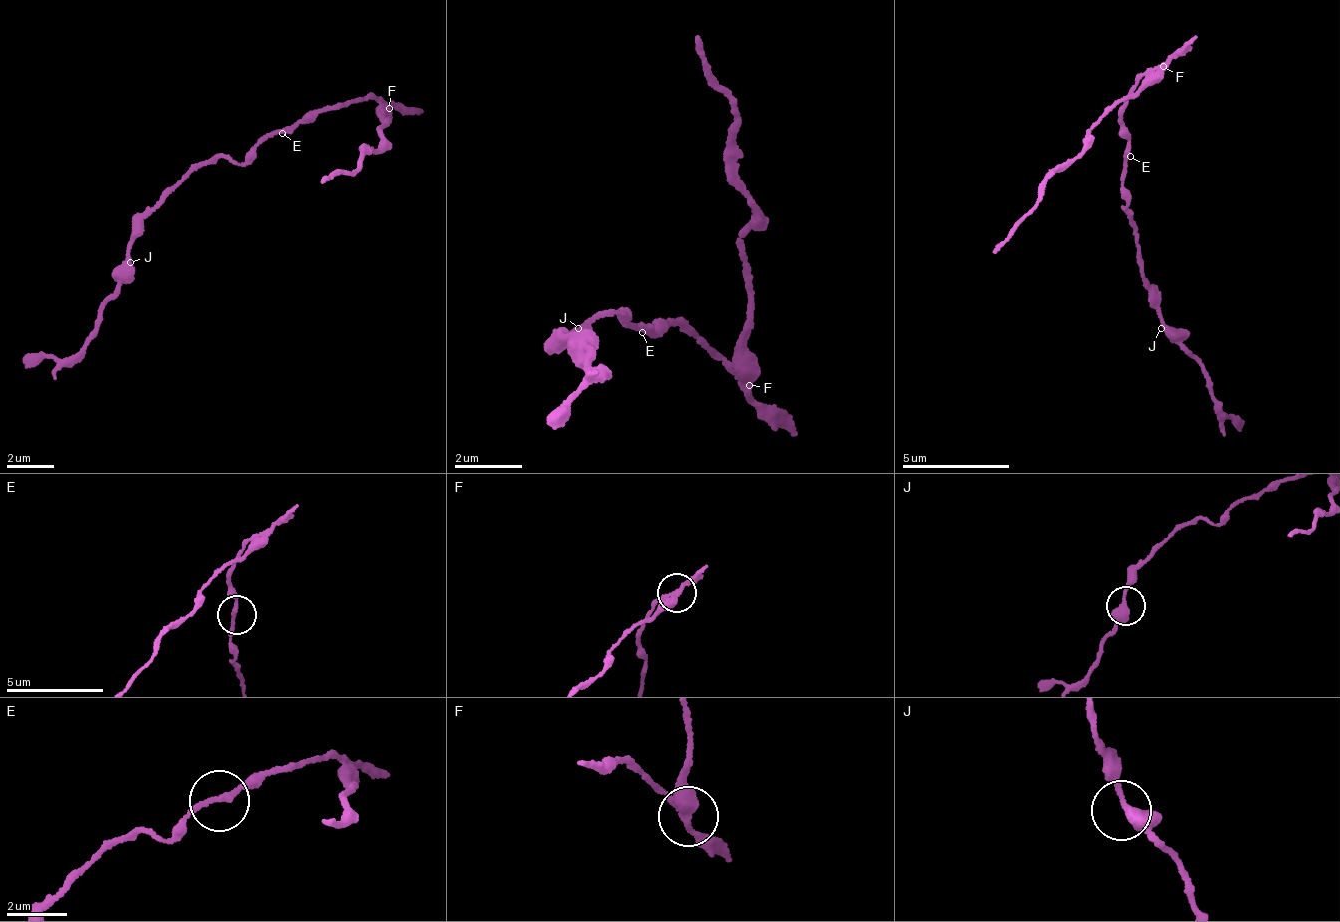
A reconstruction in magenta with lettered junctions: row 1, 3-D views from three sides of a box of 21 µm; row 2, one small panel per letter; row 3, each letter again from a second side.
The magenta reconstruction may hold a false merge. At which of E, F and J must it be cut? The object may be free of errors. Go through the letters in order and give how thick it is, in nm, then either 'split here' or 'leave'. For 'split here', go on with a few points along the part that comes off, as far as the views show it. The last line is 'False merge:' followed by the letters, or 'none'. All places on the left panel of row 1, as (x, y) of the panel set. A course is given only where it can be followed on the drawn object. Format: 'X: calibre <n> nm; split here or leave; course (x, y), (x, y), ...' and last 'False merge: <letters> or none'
E: calibre 180 nm; leave
F: calibre 300 nm; split here; course (391, 106), (379, 130), (379, 145), (366, 150), (361, 167), (322, 179)
J: calibre 320 nm; leave
False merge: F

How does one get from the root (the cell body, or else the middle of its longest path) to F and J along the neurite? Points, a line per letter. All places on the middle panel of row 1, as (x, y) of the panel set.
F: (638, 329), (653, 333), (672, 324), (698, 329), (705, 348), (739, 362), (750, 385)
J: (638, 329), (624, 312), (606, 314), (579, 333), (558, 335), (566, 328), (570, 335), (578, 328)

